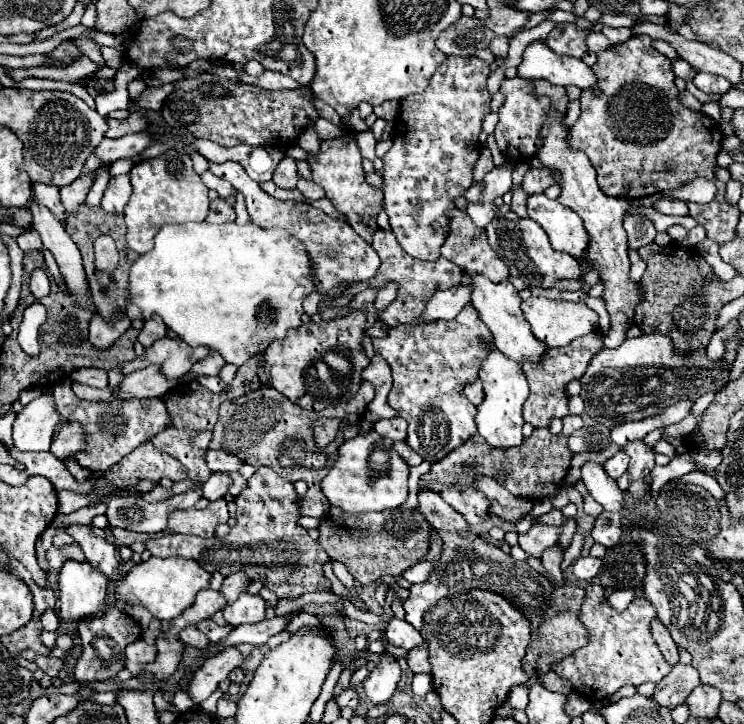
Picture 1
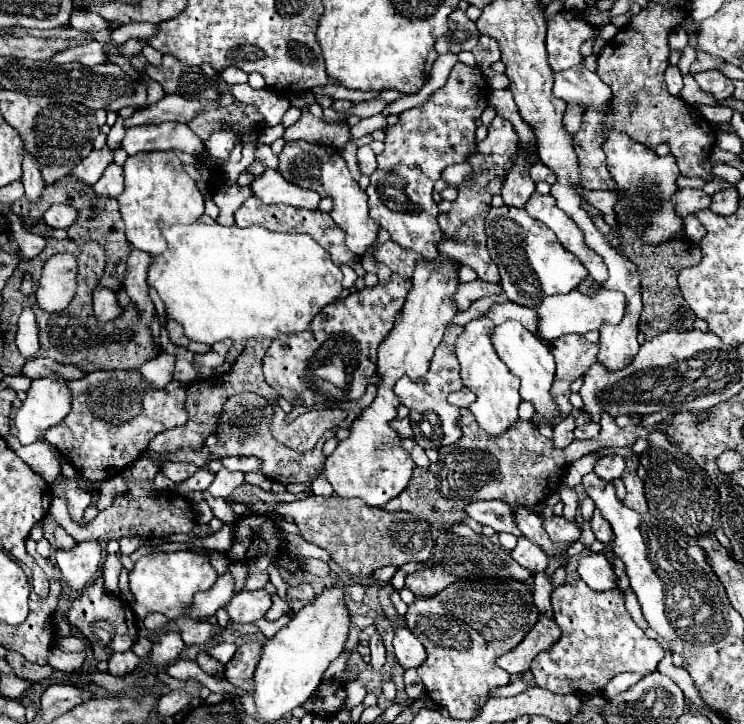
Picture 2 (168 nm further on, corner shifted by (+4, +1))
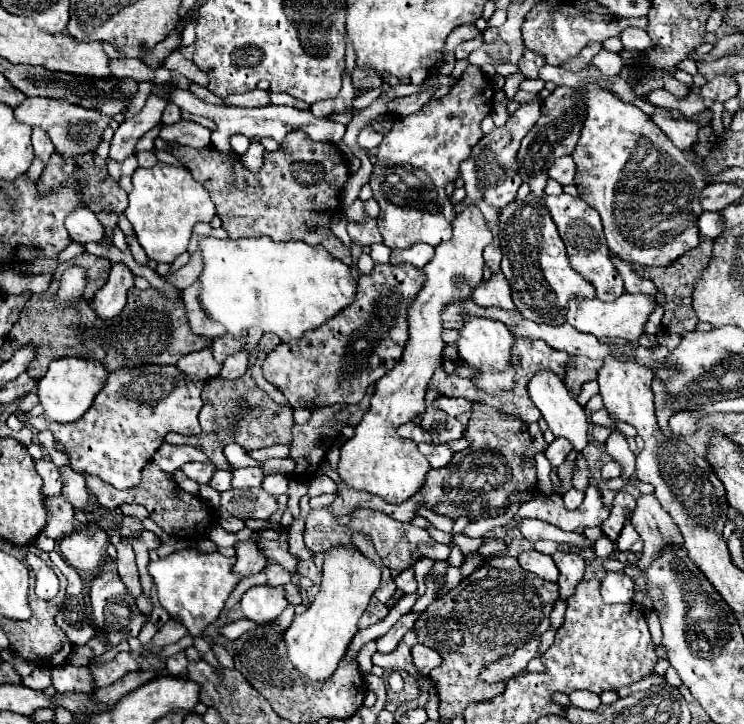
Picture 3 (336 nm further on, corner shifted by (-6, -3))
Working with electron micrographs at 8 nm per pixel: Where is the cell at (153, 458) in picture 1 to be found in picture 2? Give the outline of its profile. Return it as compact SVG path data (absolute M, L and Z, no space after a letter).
M164 462L162 464L162 474L166 474L172 482L182 482L186 478L190 478L198 468L194 464L184 464L184 462Z

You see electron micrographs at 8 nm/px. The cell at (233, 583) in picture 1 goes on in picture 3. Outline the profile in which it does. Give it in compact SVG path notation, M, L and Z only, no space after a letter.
M274 564L274 566L266 566L266 574L268 574L268 584L270 586L284 586L290 582L290 572L284 570L282 566Z

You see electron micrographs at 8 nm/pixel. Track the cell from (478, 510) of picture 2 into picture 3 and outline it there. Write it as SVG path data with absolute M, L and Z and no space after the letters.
M522 520L518 524L518 530L522 532L524 538L532 540L532 542L540 542L540 540L552 540L552 542L558 542L558 544L570 544L574 548L590 548L594 546L592 540L588 540L584 534L576 534L576 532L564 532L548 522L542 522L542 520Z

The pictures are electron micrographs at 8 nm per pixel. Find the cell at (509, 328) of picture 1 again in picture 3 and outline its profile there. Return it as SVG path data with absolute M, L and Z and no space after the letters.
M550 370L538 372L536 378L530 380L528 384L528 394L536 404L536 408L542 412L544 420L548 422L548 428L556 438L566 438L572 444L574 452L582 452L588 446L588 420L584 408L568 394L564 382L556 374L552 374Z

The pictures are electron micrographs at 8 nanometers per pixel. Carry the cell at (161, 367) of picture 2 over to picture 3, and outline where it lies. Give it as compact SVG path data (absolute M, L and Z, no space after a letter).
M204 348L204 350L198 350L198 352L190 352L186 356L182 356L176 364L188 380L192 382L200 382L200 380L210 380L210 378L216 378L222 370L222 364L214 360L212 356L212 350L210 348Z

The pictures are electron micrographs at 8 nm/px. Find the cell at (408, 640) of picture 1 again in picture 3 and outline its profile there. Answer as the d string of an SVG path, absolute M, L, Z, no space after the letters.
M416 644L412 648L412 660L414 660L414 666L424 674L428 676L432 668L440 666L442 664L442 656L438 656L432 648L426 648L422 644Z

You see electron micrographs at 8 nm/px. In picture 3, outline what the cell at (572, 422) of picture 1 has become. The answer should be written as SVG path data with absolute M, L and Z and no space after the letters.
M556 438L546 450L544 450L544 454L546 454L546 458L550 460L550 464L554 466L554 468L558 468L564 460L566 460L566 456L570 454L570 442L566 440L566 438Z

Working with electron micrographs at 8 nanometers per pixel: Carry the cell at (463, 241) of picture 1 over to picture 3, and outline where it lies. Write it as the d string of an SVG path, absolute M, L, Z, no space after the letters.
M534 98L532 102L520 104L510 114L504 126L502 128L494 128L490 134L486 134L474 146L474 152L470 154L470 158L460 164L460 176L464 180L466 198L464 198L464 202L456 204L456 212L462 212L464 206L468 206L470 202L476 202L478 208L482 210L488 226L490 226L490 230L494 234L494 242L490 246L486 246L486 250L484 250L484 262L486 262L486 266L492 272L500 270L500 260L502 260L500 240L498 240L498 214L502 212L504 206L508 206L510 202L514 202L516 192L518 192L518 188L522 184L522 180L518 178L518 172L516 172L516 152L520 148L520 140L524 138L524 134L530 132L530 128L540 118L540 108L542 108L542 100L540 98Z

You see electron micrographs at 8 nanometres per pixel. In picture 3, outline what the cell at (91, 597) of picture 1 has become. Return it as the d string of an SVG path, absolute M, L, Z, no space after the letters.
M82 524L74 534L68 534L58 542L58 550L70 566L92 574L102 564L106 542L108 534L102 528L90 530L88 524Z

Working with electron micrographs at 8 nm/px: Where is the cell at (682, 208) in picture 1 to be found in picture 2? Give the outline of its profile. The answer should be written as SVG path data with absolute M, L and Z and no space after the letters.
M700 188L698 190L678 190L678 194L672 194L670 202L674 204L676 214L680 214L680 218L686 218L688 214L694 214L696 210L708 208L710 204L710 196L706 196Z

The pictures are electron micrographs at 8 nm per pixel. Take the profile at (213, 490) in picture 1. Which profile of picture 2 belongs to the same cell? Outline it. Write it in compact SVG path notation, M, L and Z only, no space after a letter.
M222 468L214 482L208 486L208 492L212 496L222 496L228 498L228 494L232 494L232 490L236 490L236 486L240 486L244 482L244 474L242 472L230 472L226 468Z

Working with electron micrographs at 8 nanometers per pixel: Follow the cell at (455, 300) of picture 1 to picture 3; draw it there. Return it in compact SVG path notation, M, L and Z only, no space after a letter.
M498 272L498 274L492 274L490 280L480 282L476 286L476 290L474 290L474 302L478 306L484 306L484 308L496 306L496 308L512 310L514 308L514 302L512 302L510 286L508 286L504 274Z

